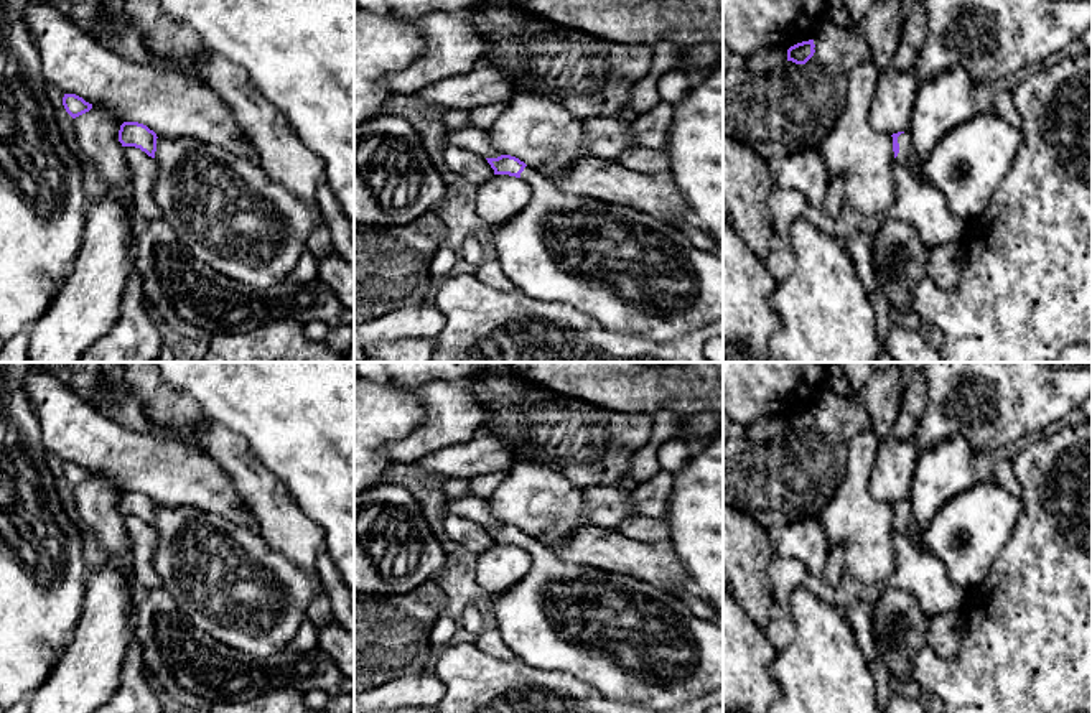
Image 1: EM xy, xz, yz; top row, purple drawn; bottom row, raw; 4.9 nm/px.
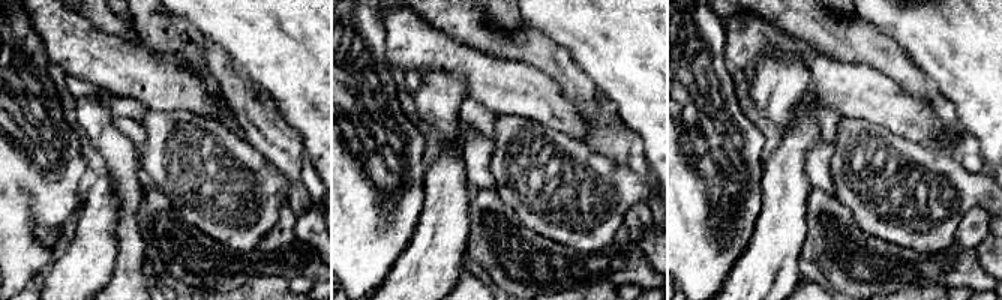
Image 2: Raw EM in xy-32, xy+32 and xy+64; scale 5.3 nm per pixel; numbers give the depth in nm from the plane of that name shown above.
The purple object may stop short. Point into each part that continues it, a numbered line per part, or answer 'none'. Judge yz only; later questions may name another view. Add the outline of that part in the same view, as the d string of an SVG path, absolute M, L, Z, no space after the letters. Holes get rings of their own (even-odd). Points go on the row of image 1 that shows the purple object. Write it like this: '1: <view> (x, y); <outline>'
1: yz (903, 157); M908 132L901 133L898 137L898 143L899 143L899 153L896 156L896 161L899 161L903 166L908 168L909 160L911 160L911 137Z

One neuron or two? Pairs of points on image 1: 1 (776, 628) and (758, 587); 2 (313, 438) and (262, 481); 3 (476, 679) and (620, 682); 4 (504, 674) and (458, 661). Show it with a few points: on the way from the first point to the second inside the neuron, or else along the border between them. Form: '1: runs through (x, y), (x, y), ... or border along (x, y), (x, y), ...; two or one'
1: border along (768, 575), (771, 616), (761, 629); two
2: border along (247, 443), (252, 455), (277, 479), (295, 504); two
3: border along (547, 672), (569, 672), (592, 684), (605, 695); two
4: runs through (493, 674), (470, 672); one

